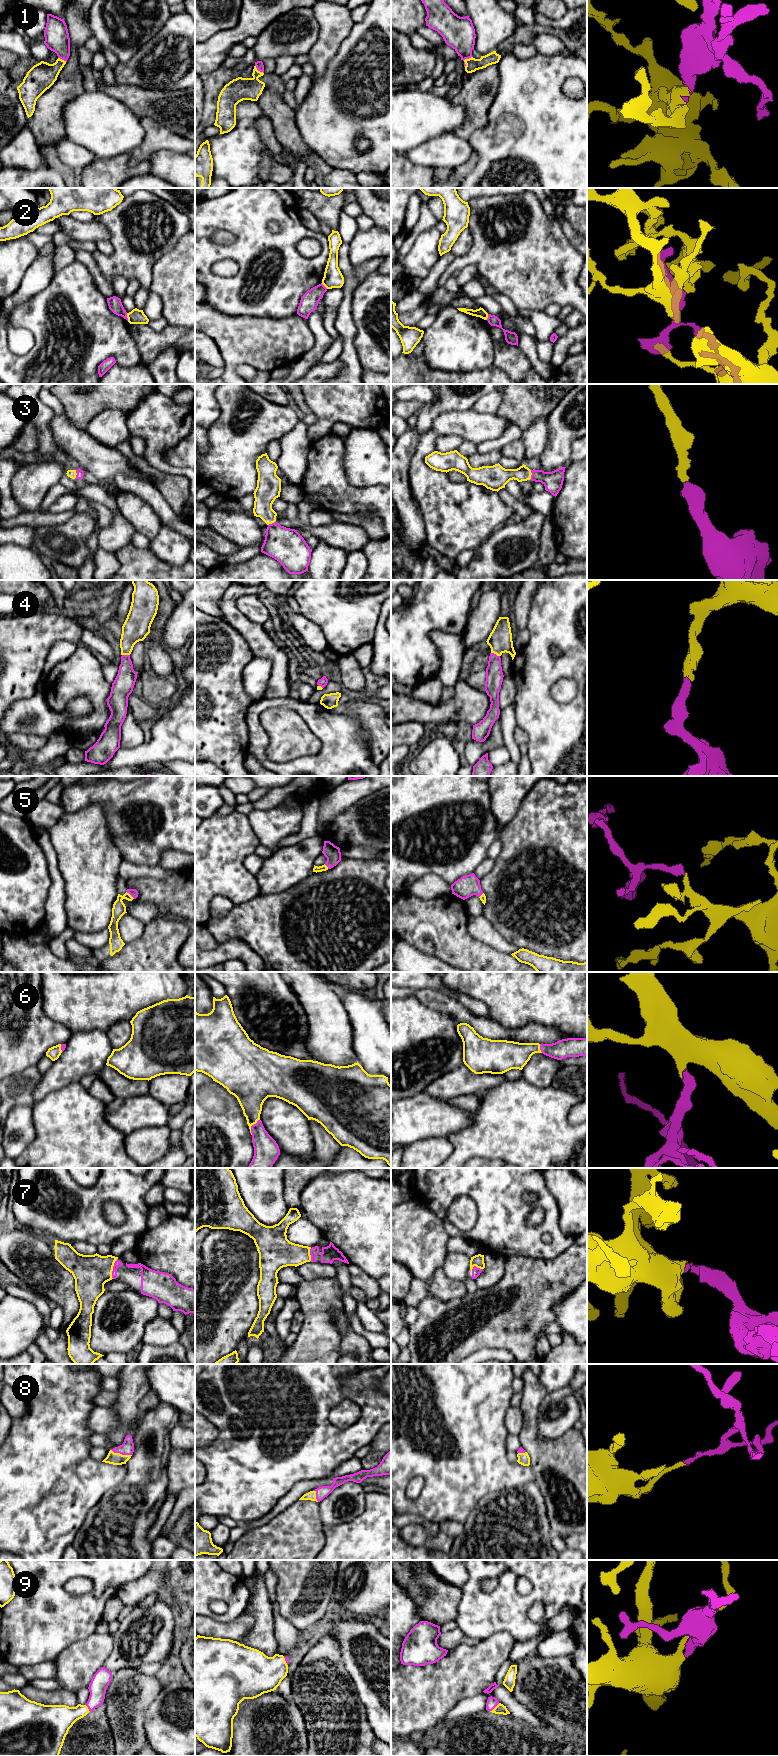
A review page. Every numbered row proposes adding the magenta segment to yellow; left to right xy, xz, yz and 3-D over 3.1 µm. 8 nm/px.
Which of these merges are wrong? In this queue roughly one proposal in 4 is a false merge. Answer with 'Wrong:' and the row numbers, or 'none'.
Wrong: none

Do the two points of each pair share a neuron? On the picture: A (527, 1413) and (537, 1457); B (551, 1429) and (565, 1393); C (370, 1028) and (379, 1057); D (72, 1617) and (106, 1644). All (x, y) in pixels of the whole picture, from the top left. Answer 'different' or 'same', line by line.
A: same
B: same
C: same
D: different

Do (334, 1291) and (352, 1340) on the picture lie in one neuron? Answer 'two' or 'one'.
two

